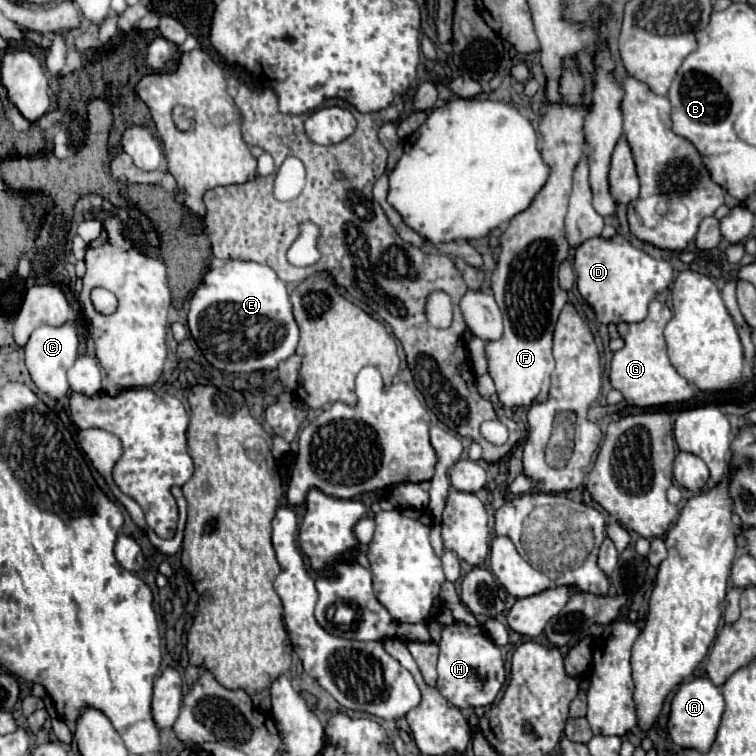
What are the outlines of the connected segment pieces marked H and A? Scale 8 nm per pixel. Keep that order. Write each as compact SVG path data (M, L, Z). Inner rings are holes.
M461 621L443 627L443 635L439 641L437 673L439 693L459 709L491 705L505 681L503 657L499 647L485 635L481 627L469 627Z
M699 677L691 683L683 683L677 691L677 695L673 697L671 703L671 715L669 715L669 735L673 739L673 743L677 743L679 747L687 747L687 749L695 749L699 753L707 753L715 741L717 729L719 729L719 721L723 715L723 695L721 689L717 685L713 685L709 679Z

